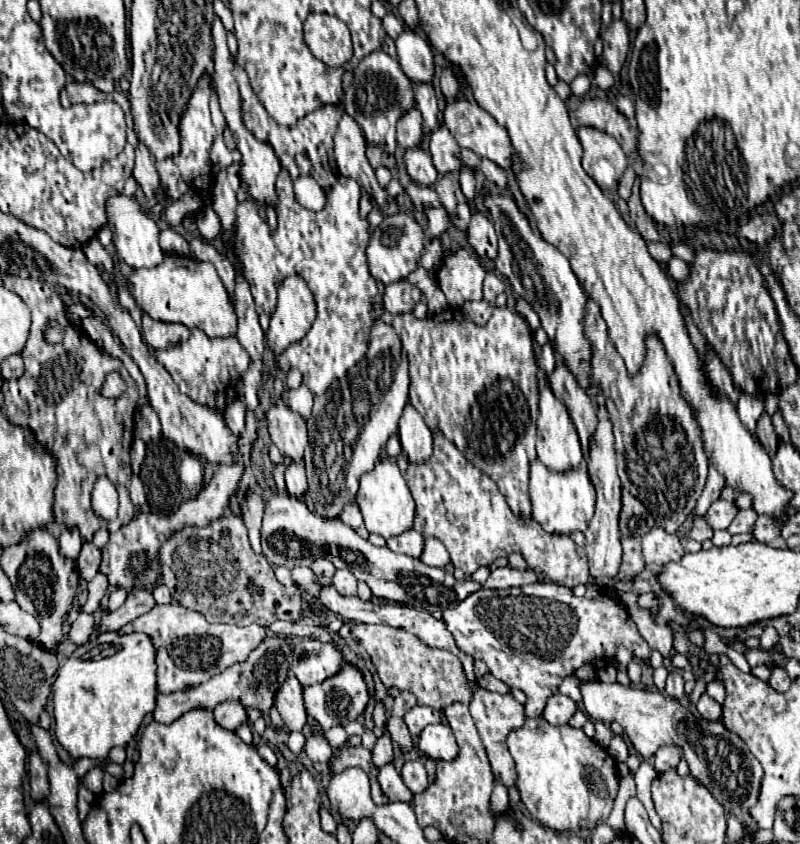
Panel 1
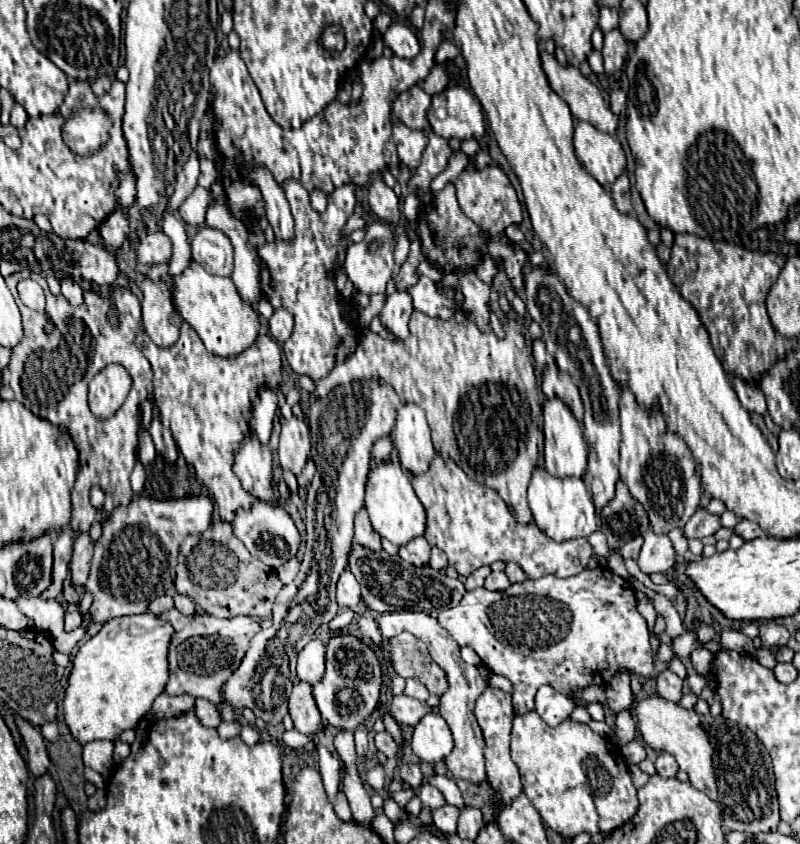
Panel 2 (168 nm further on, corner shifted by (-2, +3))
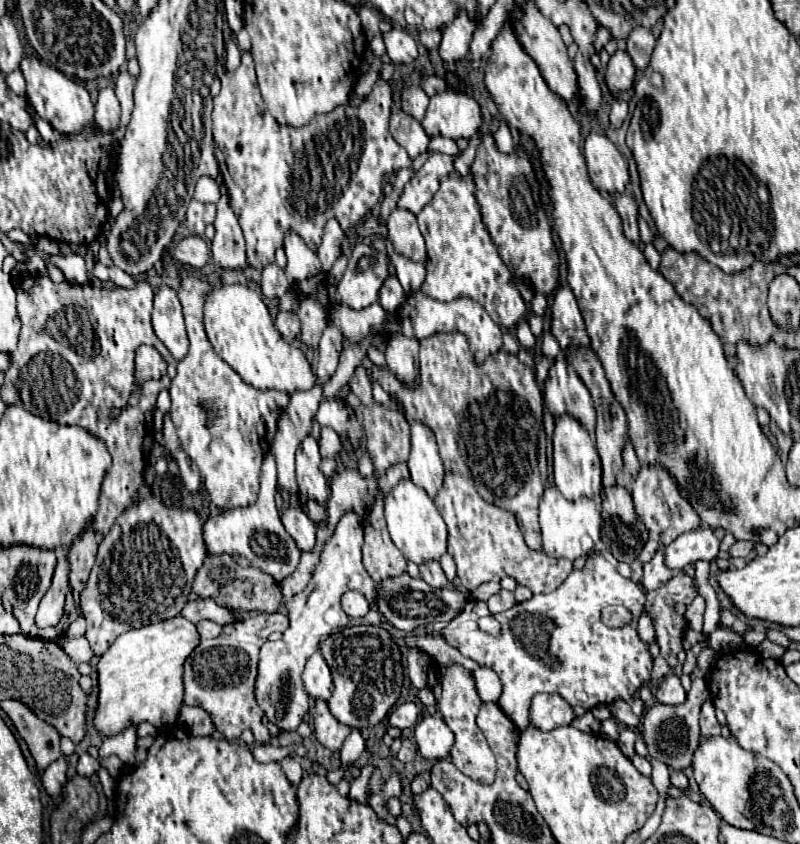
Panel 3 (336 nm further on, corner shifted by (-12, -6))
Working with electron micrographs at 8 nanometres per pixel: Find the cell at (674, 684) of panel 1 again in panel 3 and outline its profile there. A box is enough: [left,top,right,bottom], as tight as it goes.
[655,672,687,704]

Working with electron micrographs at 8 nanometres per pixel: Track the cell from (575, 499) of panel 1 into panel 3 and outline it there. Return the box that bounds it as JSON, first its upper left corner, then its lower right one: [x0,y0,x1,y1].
[539,486,601,560]

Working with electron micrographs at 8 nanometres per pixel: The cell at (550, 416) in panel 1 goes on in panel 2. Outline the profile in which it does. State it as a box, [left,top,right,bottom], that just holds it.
[543,397,587,477]

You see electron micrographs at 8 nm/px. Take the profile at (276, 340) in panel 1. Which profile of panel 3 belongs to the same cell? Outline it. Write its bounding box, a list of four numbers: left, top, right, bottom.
[275,312,301,342]

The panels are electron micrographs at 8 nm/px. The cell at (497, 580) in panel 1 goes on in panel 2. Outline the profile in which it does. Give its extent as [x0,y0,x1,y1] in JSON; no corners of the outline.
[485,571,511,591]

